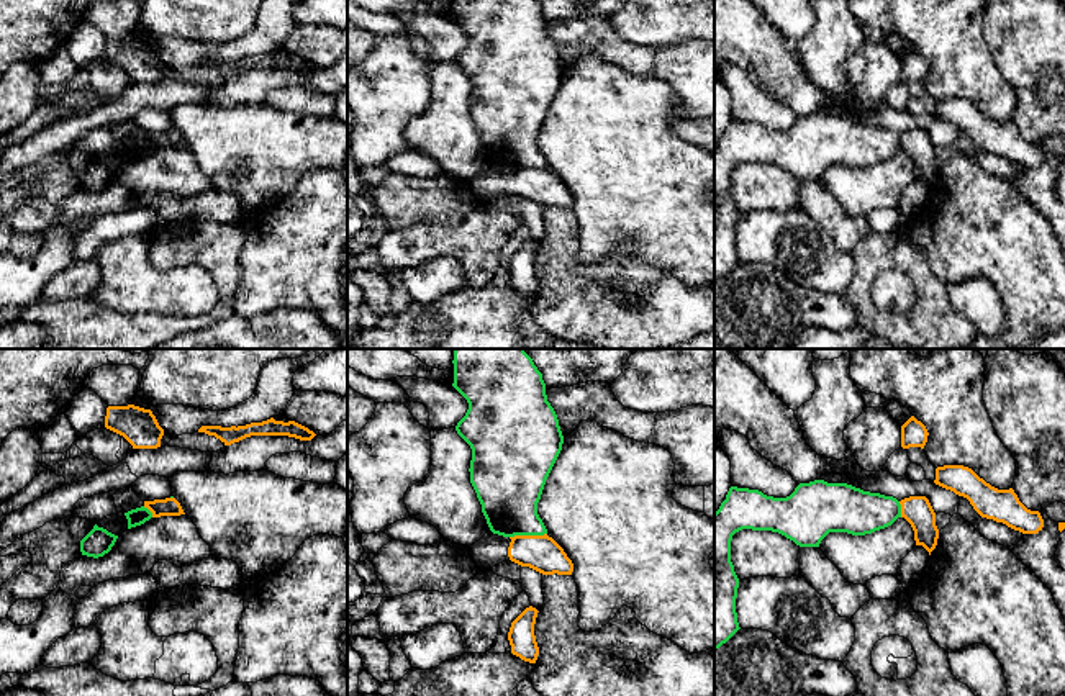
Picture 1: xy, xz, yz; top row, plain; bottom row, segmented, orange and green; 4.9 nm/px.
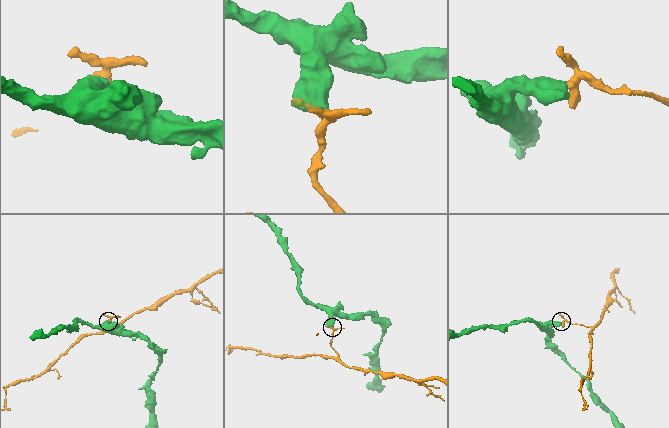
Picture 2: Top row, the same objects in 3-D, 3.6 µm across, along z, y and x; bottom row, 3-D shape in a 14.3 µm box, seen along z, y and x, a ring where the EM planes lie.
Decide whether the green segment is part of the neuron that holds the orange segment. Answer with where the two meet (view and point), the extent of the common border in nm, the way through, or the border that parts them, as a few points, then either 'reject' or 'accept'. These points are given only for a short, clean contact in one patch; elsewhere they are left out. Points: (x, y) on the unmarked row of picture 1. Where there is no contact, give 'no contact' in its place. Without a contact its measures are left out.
xz (528, 169) | 190 nm | reject

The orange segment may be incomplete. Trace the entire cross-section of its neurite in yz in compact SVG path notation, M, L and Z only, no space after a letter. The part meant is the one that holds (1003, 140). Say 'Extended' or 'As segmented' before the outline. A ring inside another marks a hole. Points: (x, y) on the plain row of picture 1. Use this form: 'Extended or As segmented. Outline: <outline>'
As segmented. Outline: M937 100L934 116L967 131L981 151L1003 156L1022 167L1037 167L1044 160L1040 146L1027 142L1013 121L998 123L968 100Z

